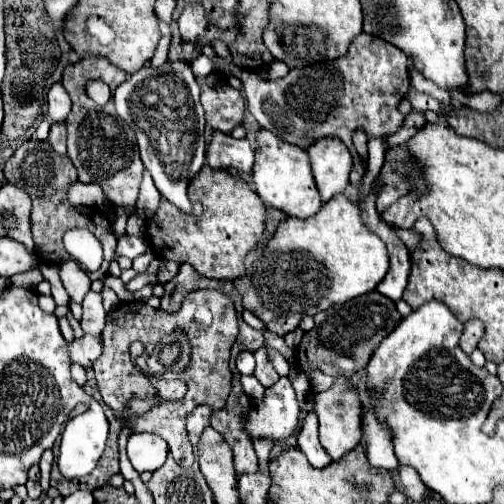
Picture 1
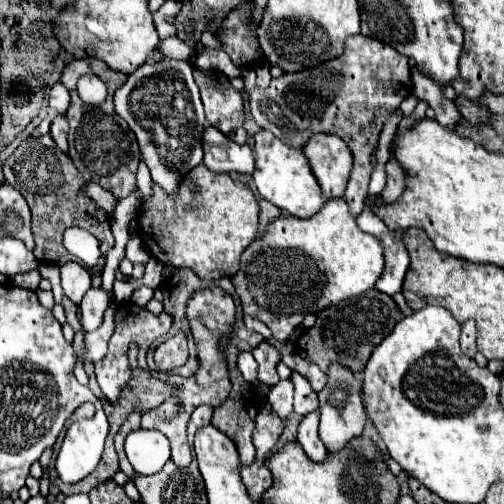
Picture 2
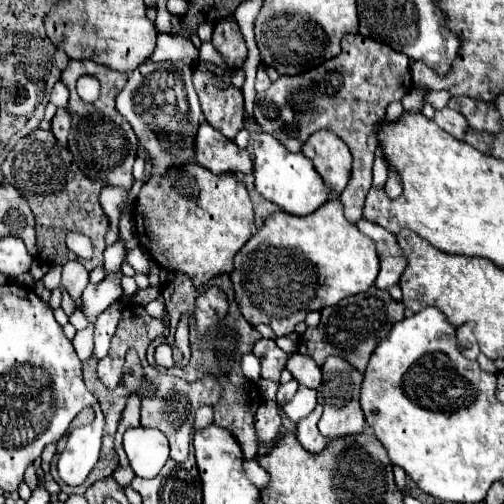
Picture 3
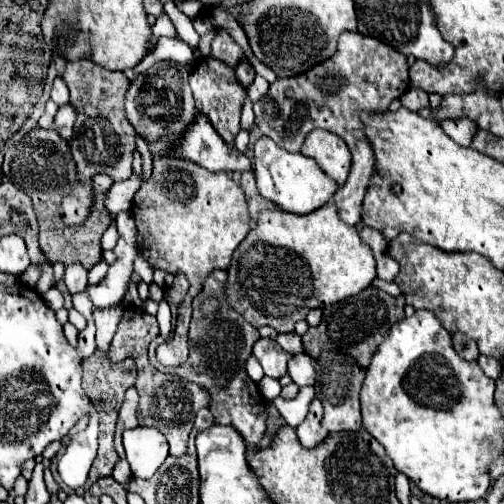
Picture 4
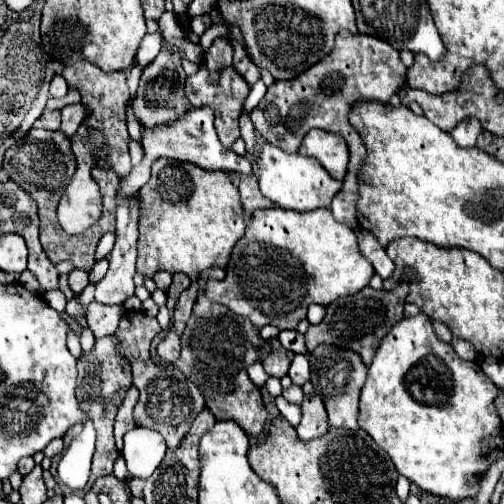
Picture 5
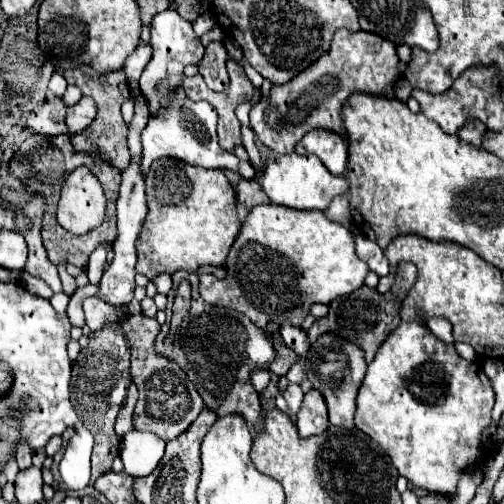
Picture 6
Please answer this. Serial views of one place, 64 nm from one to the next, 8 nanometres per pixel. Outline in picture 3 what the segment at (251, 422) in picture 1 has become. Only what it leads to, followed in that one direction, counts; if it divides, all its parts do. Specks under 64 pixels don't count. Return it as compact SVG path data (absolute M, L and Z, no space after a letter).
M290 380L286 384L280 384L278 388L278 394L276 394L276 402L282 406L282 404L288 404L292 398L294 398L294 392L298 388L298 382L296 380Z

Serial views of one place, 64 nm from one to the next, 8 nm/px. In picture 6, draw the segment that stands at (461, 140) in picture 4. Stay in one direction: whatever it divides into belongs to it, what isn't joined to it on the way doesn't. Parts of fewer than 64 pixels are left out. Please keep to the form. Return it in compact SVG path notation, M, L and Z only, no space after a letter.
M474 120L474 124L468 122L468 124L464 124L462 128L458 128L456 136L458 136L462 142L468 142L468 144L472 144L472 146L480 146L480 138L482 138L484 132L486 132L486 126L484 126L480 120Z

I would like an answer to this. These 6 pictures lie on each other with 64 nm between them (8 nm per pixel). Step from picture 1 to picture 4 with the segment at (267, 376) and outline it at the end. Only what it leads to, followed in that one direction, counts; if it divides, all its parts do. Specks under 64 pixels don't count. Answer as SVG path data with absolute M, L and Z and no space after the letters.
M260 338L254 346L254 356L258 358L258 362L264 368L264 374L270 378L280 378L286 374L286 362L290 360L292 354L284 352L274 340L268 338Z

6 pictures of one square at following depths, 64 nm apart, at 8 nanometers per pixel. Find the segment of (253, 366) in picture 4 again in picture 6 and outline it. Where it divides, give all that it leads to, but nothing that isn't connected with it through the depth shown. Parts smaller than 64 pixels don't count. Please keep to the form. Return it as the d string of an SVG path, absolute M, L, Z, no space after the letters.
M258 368L258 370L252 372L252 384L254 384L254 388L256 388L258 392L262 392L268 382L270 382L270 372L268 372L268 370Z

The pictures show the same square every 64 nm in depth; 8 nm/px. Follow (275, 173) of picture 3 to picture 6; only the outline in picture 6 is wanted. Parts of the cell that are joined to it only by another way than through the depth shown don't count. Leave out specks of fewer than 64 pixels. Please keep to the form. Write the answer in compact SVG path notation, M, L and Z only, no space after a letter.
M270 150L264 160L264 174L260 186L272 204L288 206L294 210L326 210L334 196L346 192L348 182L344 176L332 176L318 160L318 156L300 156L296 152L282 156Z

